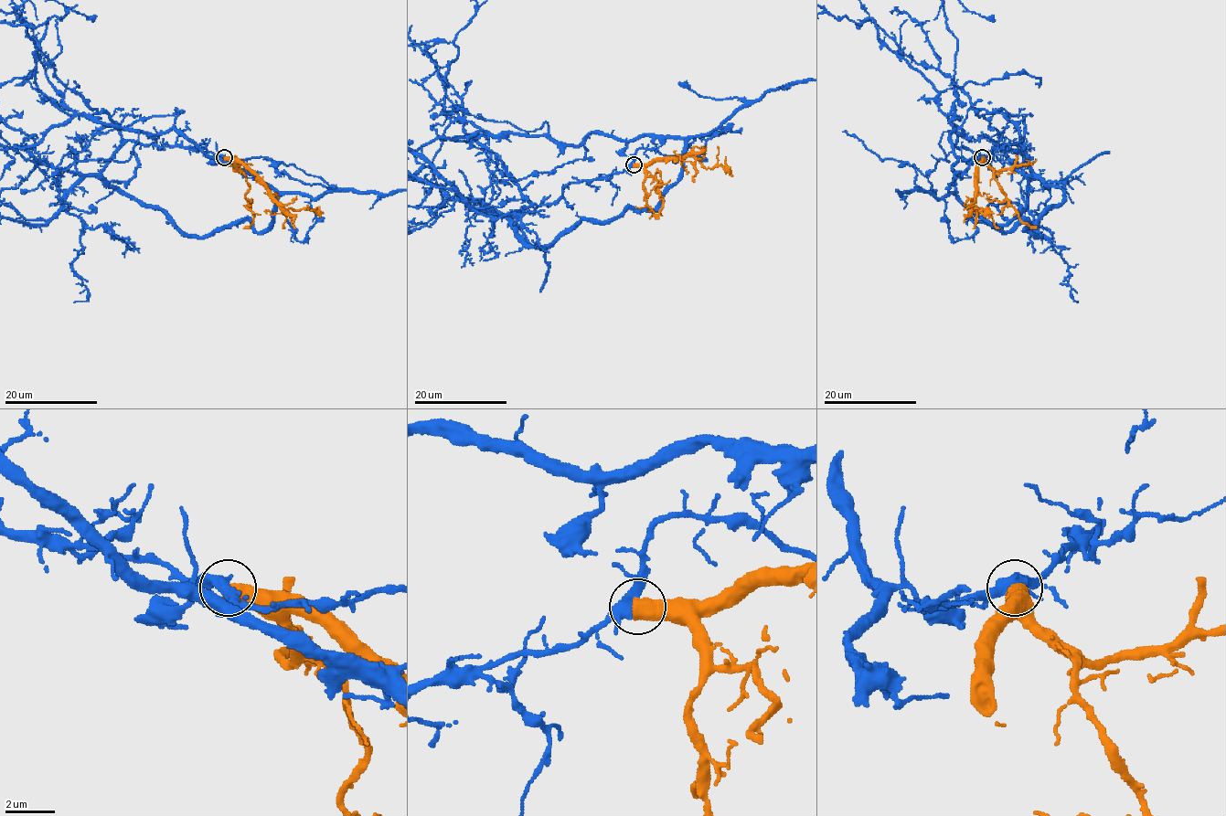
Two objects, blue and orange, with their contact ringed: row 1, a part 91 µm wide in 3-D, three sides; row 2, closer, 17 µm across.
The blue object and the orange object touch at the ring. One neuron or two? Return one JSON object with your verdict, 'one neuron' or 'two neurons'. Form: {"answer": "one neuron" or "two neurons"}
{"answer": "two neurons"}

